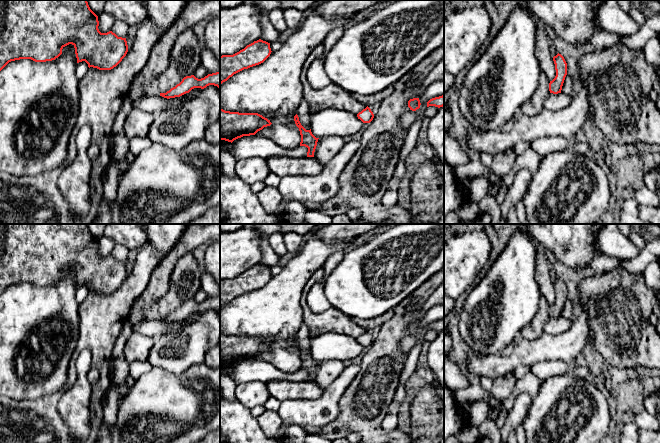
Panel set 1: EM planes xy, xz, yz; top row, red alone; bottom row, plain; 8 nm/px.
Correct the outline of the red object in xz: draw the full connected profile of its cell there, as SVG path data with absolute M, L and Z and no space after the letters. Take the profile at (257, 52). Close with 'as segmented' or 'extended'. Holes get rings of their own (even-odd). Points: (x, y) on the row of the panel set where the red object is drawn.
M259 39L233 55L220 56L220 85L234 74L263 63L271 52L270 43Z; as segmented

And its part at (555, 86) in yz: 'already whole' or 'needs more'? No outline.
already whole

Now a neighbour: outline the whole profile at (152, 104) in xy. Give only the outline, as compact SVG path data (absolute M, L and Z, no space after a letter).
M148 94L143 95L141 98L134 102L135 109L140 109L149 113L156 114L164 109L168 104L168 99L160 95L151 96Z

